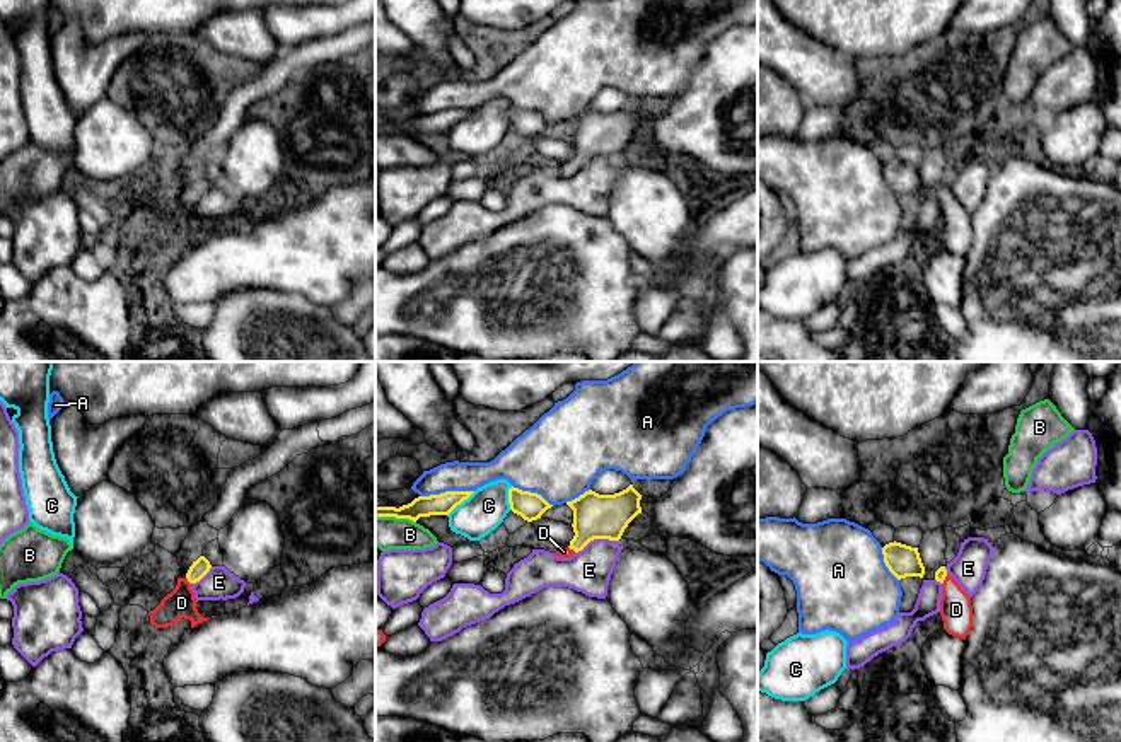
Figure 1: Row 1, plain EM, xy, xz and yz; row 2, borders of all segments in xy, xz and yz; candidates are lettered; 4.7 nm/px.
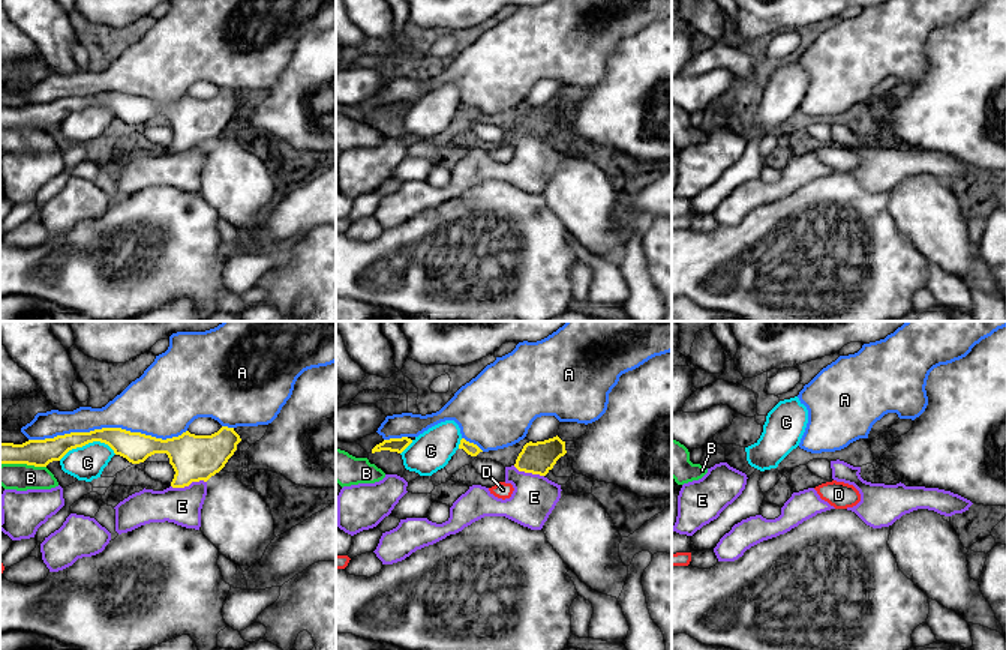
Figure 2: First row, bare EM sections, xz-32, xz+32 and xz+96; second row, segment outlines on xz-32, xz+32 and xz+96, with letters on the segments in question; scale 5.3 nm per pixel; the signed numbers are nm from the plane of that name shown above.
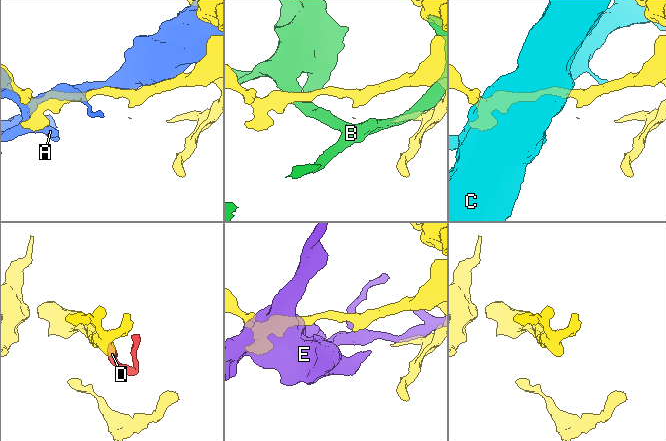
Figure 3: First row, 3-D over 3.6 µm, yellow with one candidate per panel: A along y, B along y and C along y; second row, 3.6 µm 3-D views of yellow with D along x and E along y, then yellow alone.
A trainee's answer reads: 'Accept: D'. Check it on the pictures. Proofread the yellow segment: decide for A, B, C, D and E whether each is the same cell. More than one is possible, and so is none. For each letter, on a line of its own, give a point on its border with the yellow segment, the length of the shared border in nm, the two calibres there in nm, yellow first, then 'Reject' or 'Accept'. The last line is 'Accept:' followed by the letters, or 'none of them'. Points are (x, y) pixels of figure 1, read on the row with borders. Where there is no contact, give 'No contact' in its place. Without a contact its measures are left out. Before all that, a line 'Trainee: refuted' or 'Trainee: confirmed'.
Trainee: confirmed
A: Touches yellow at xz (446, 492). Shared border 260 nm. Thickness 100 nm (yellow) against 140 nm. Reject
B: Touches yellow at xz (396, 517). Shared border 190 nm. Thickness 100 nm (yellow) against 160 nm. Reject
C: Touches yellow at xz (461, 502). Shared border 180 nm. Thickness 100 nm (yellow) against 190 nm. Reject
D: Touches yellow at xy (188, 580). Shared border 50 nm. Thickness 80 nm (yellow) against 140 nm. Accept
E: Touches yellow at xz (596, 538). Shared border 220 nm. Thickness 220 nm (yellow) against 200 nm. Reject
Accept: D

